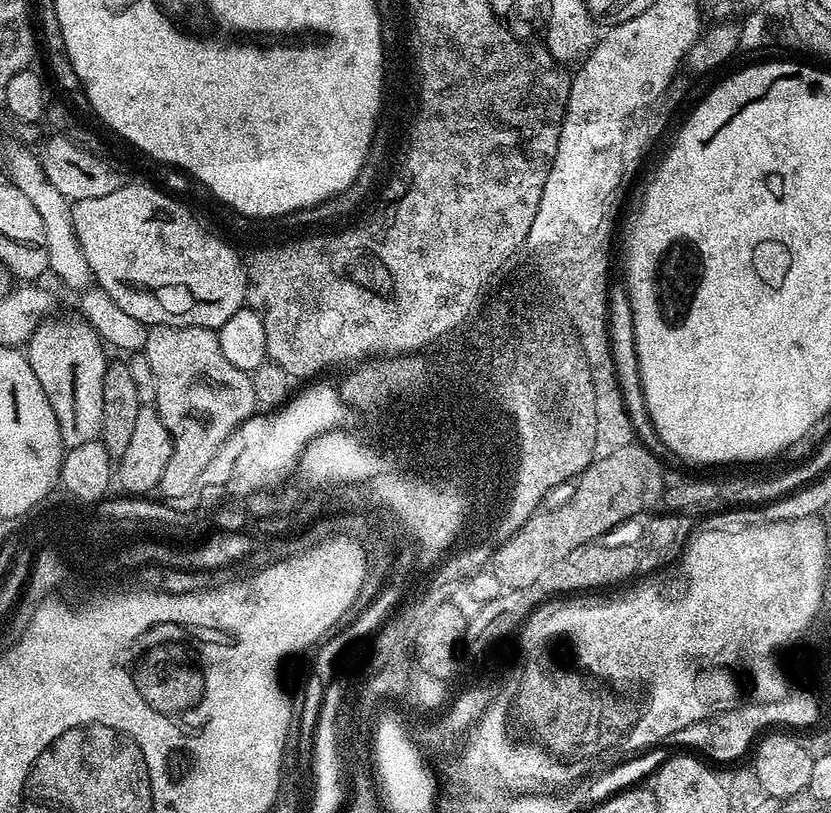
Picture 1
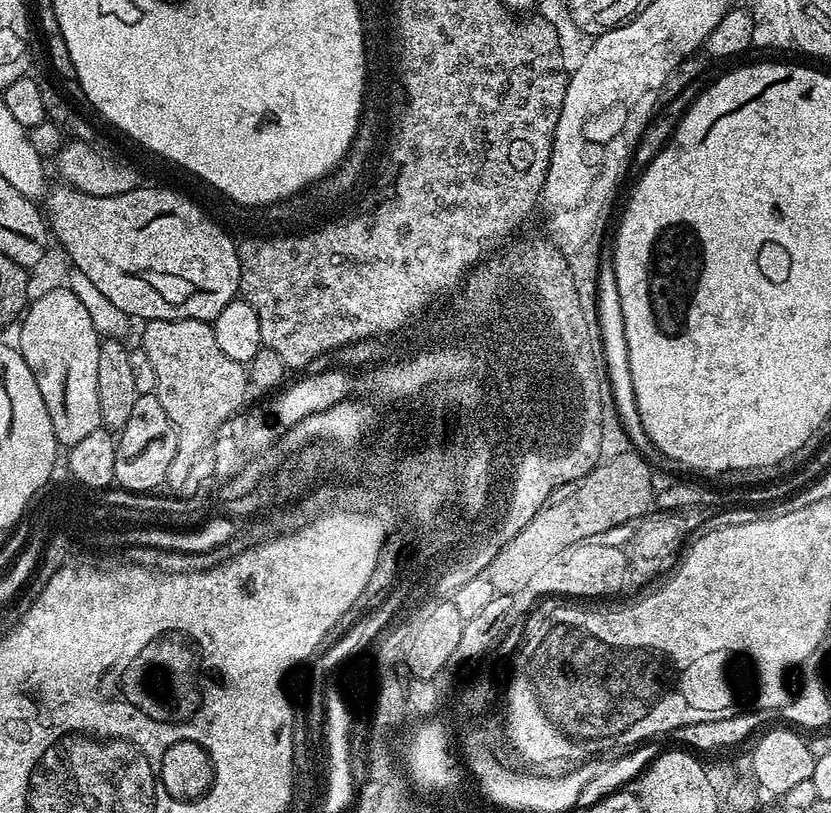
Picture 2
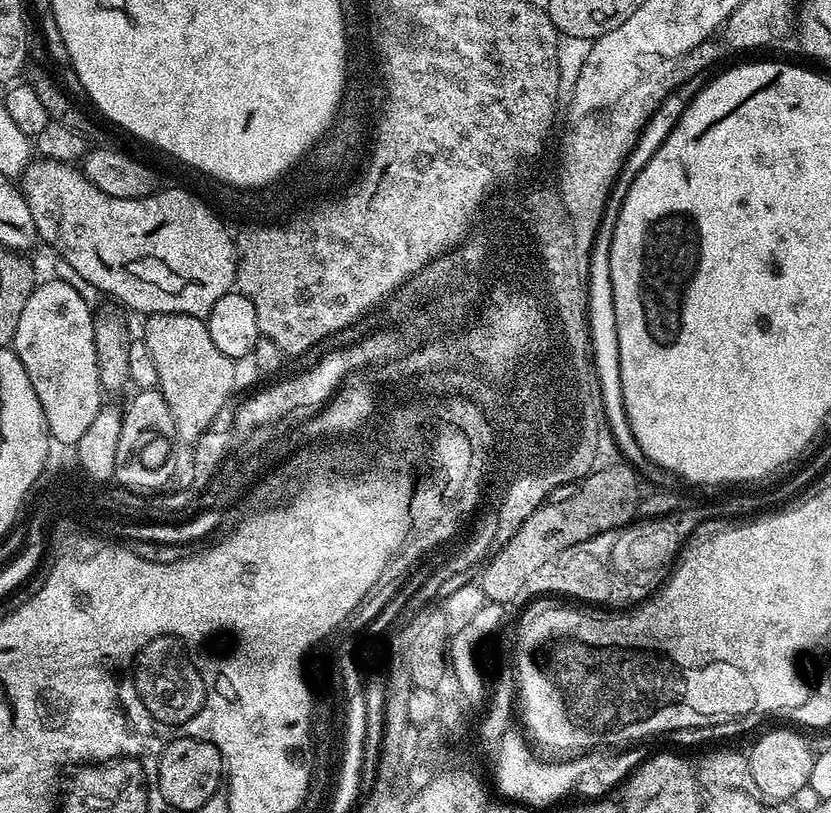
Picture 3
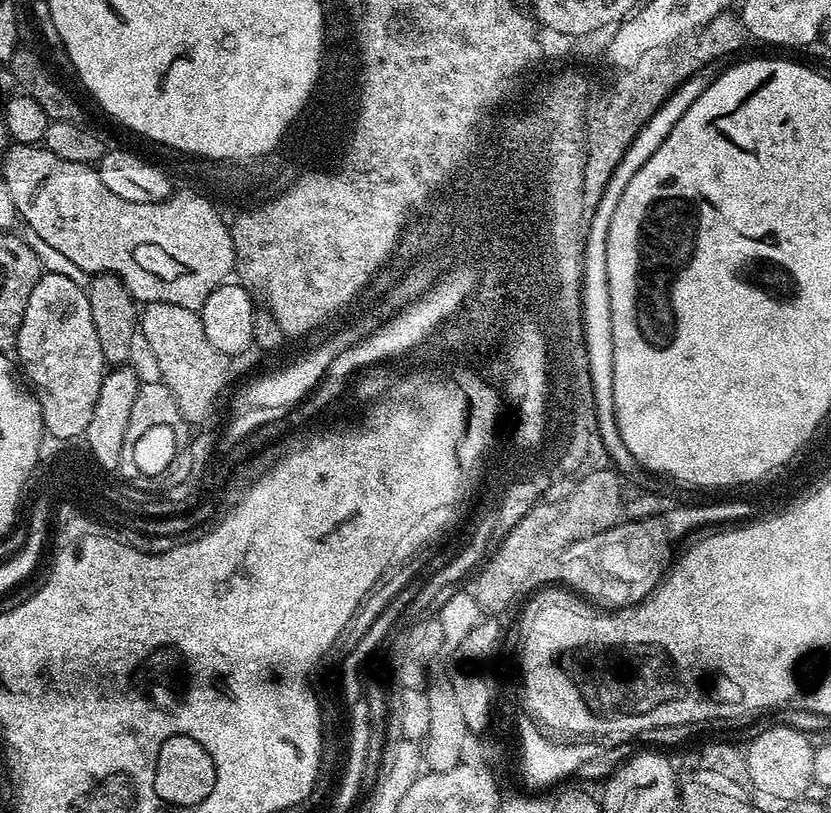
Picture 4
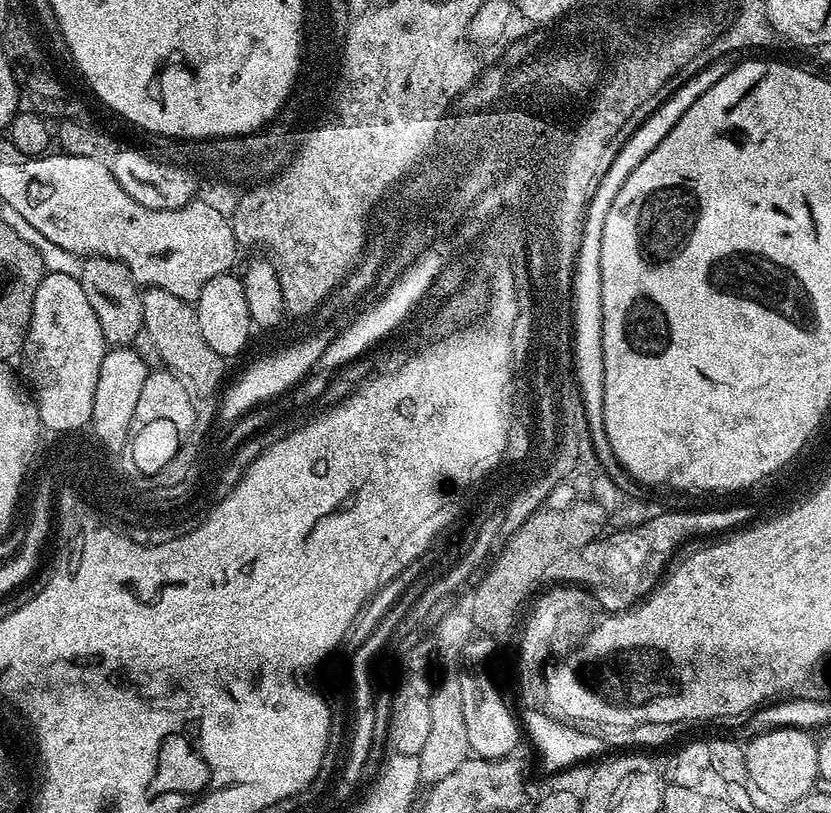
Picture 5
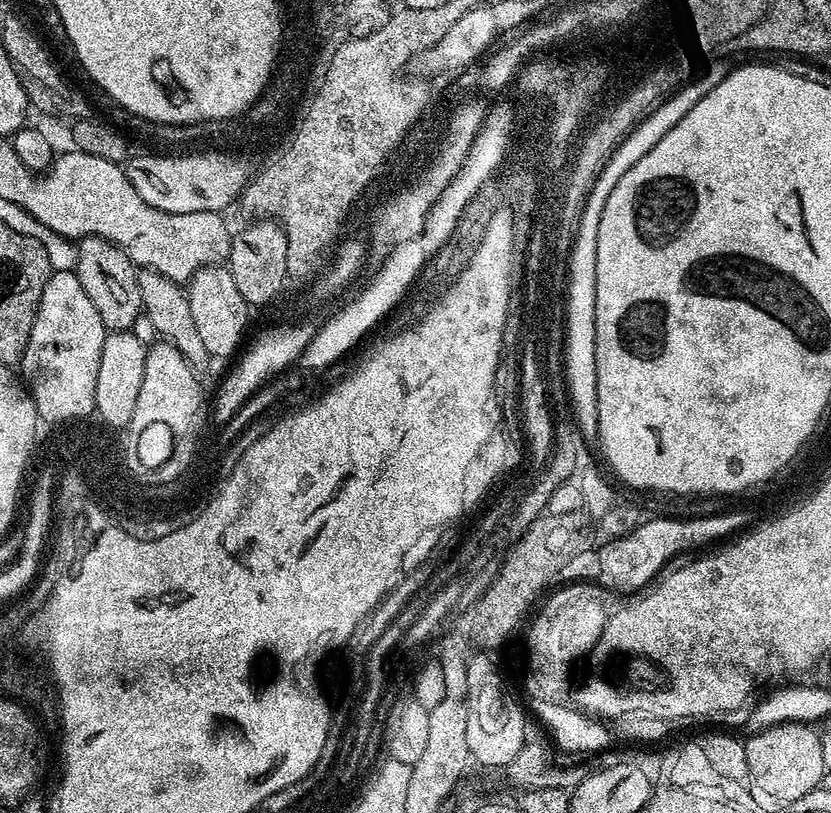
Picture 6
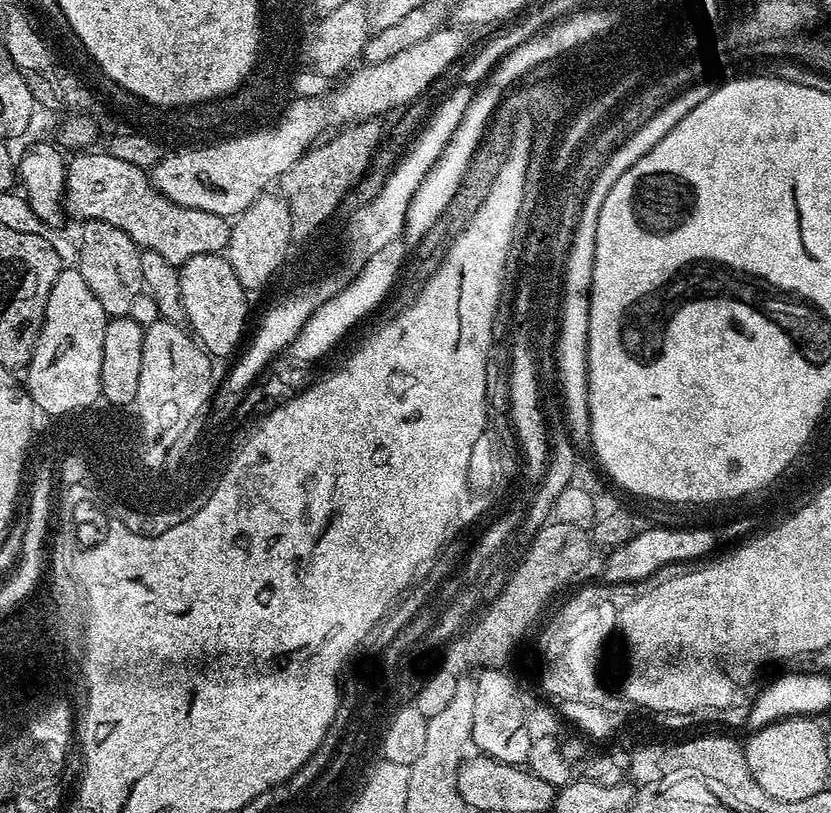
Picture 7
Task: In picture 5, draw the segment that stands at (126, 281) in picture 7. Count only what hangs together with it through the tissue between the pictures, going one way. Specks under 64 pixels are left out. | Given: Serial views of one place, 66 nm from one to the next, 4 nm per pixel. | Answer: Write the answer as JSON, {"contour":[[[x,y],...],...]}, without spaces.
{"contour":[[[90,256],[84,260],[82,274],[78,279],[98,318],[98,326],[102,326],[105,345],[135,345],[136,335],[144,331],[142,292],[128,267],[117,260],[109,260],[106,256]]]}

